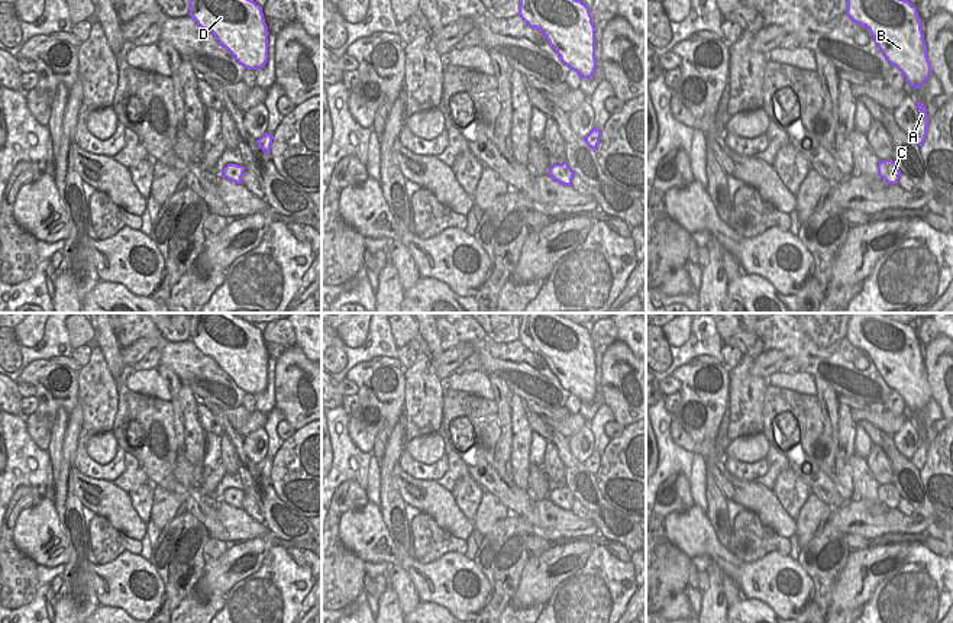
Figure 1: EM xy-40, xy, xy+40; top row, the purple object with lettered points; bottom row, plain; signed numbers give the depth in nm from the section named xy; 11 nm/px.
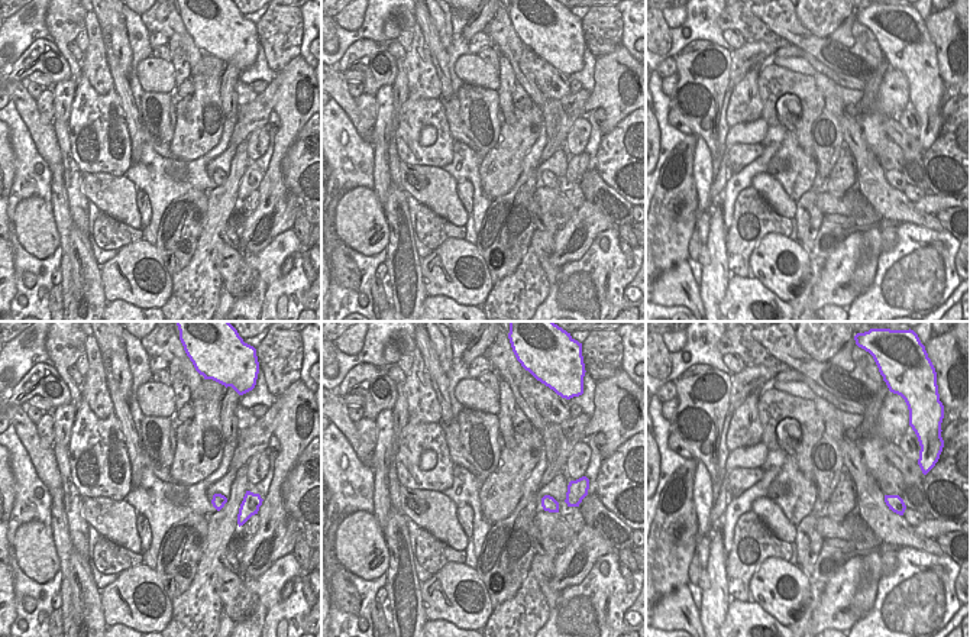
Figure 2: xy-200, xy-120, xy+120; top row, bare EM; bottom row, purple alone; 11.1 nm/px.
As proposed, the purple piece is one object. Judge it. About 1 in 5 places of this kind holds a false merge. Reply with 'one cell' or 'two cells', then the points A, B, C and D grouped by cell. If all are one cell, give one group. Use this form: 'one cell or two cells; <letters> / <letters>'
one cell; A B C D

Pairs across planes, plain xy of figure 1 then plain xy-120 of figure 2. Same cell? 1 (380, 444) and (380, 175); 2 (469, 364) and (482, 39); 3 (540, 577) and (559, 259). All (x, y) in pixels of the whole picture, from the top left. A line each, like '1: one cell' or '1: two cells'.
1: one cell
2: one cell
3: one cell

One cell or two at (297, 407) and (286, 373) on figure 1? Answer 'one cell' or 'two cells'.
one cell

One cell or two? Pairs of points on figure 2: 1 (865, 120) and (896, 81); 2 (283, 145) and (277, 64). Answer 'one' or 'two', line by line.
1: one
2: two

